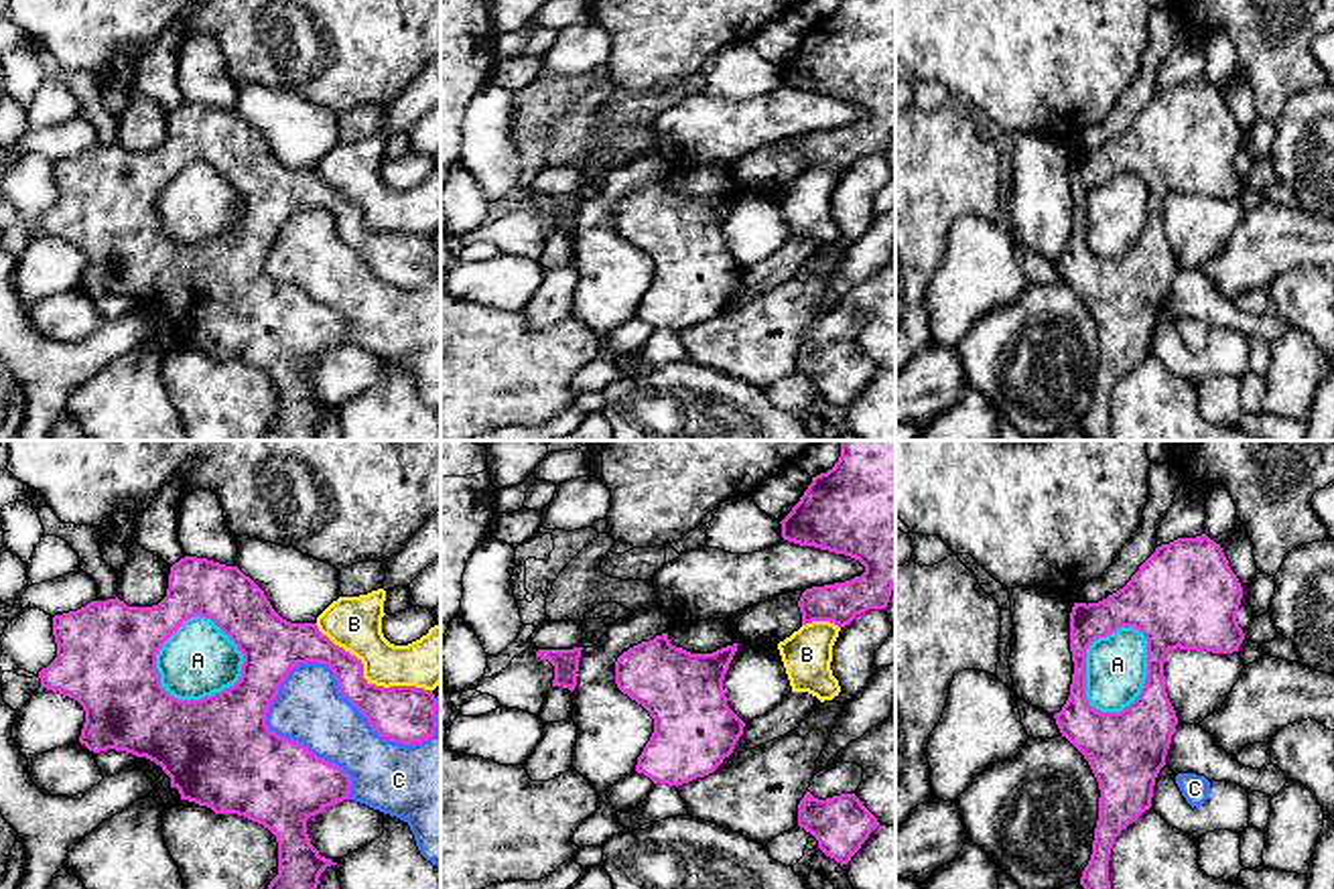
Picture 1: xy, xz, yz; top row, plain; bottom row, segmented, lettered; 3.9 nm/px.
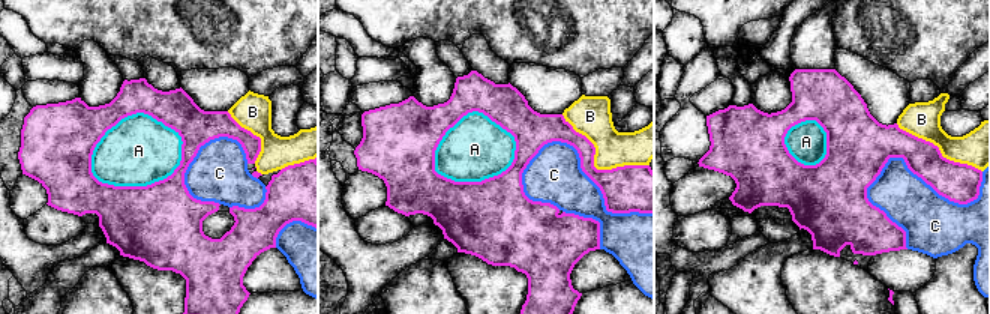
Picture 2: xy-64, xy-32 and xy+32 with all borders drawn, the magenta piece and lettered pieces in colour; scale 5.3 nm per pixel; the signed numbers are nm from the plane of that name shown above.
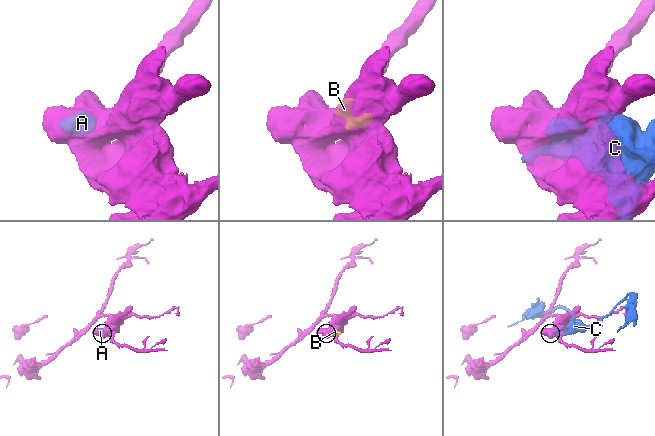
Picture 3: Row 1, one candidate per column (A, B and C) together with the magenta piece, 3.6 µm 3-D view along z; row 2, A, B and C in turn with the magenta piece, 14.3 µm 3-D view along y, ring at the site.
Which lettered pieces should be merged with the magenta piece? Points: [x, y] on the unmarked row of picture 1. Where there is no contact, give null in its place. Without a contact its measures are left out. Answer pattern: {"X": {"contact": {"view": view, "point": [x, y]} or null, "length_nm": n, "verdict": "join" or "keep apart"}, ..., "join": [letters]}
{"A": {"contact": {"view": "xy", "point": [155, 203]}, "length_nm": 360, "verdict": "keep apart"}, "B": {"contact": {"view": "xy", "point": [366, 226]}, "length_nm": 550, "verdict": "keep apart"}, "C": {"contact": {"view": "xy", "point": [346, 242]}, "length_nm": 700, "verdict": "keep apart"}, "join": []}

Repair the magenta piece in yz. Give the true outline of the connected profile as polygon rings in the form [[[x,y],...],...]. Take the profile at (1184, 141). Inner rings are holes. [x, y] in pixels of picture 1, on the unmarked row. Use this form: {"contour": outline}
{"contour": [[[1206,79],[1178,83],[1161,89],[1139,112],[1131,126],[1098,148],[1074,148],[1070,158],[1070,197],[1074,219],[1070,242],[1056,270],[1088,306],[1100,335],[1098,365],[1094,373],[1092,400],[1082,416],[1080,430],[1088,440],[1113,440],[1109,426],[1109,400],[1115,384],[1151,353],[1153,331],[1178,270],[1176,256],[1165,237],[1163,207],[1170,195],[1206,195],[1212,199],[1239,197],[1245,179],[1237,158],[1243,132],[1230,116],[1228,106],[1214,85]],[[1119,173],[1135,173],[1147,185],[1147,223],[1141,240],[1121,258],[1100,258],[1086,244],[1086,195]]]}

